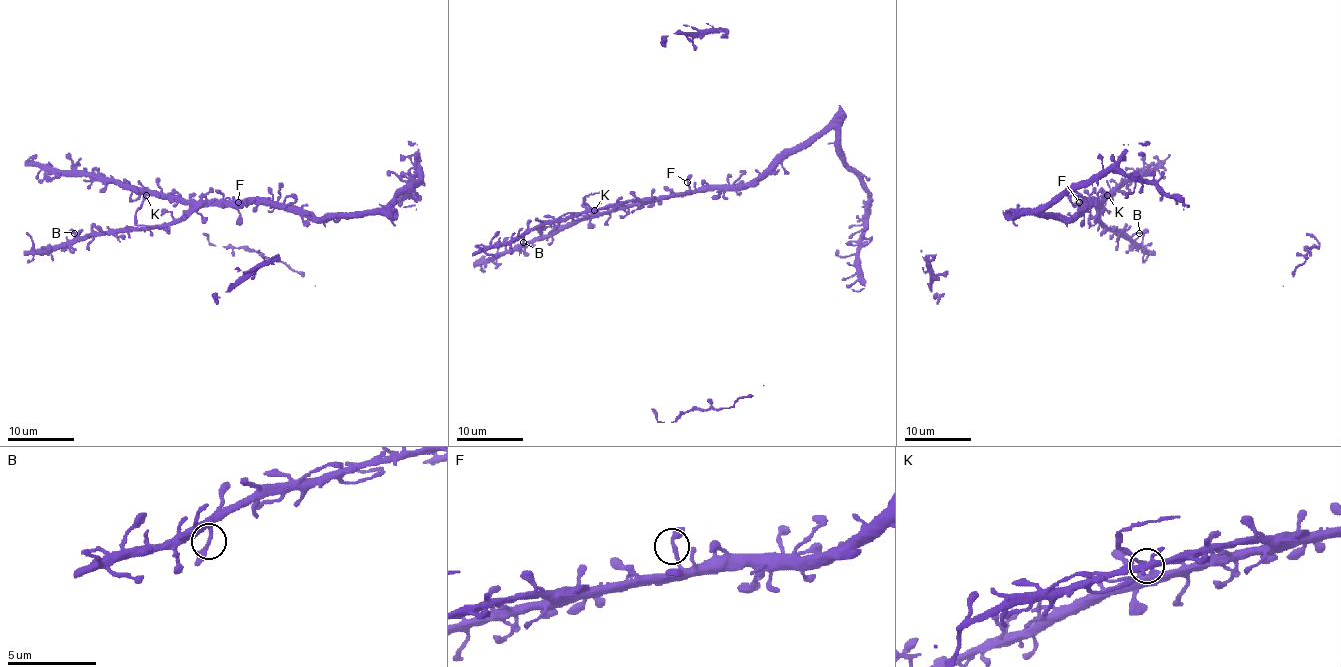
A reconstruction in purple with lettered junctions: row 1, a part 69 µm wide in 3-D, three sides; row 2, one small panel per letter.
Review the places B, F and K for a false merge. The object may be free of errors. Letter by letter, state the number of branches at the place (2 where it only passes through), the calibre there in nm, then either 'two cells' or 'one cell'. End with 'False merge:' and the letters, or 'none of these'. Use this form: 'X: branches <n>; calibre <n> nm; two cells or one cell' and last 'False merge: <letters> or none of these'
B: branches 2; calibre 240 nm; one cell
F: branches 2; calibre 280 nm; one cell
K: branches 2; calibre 280 nm; two cells
False merge: K

